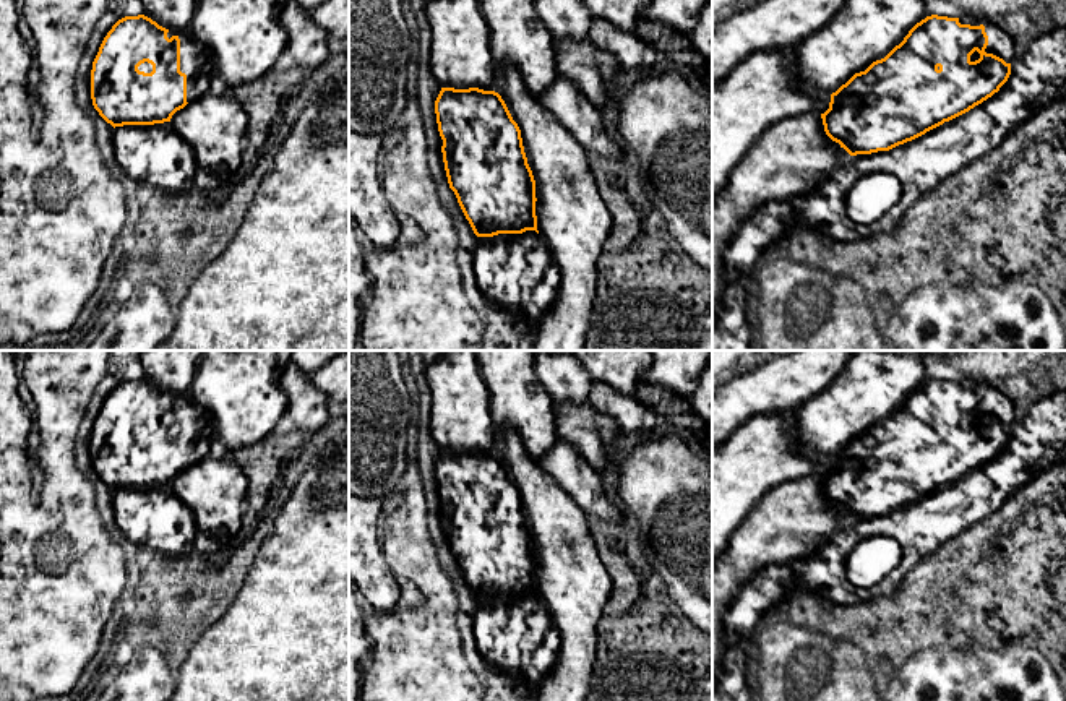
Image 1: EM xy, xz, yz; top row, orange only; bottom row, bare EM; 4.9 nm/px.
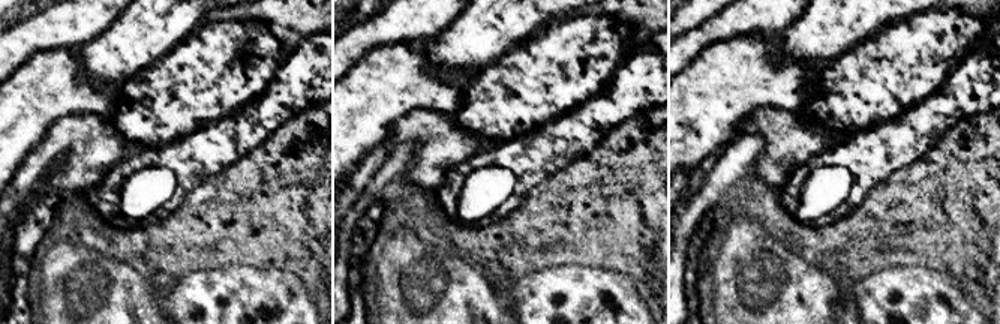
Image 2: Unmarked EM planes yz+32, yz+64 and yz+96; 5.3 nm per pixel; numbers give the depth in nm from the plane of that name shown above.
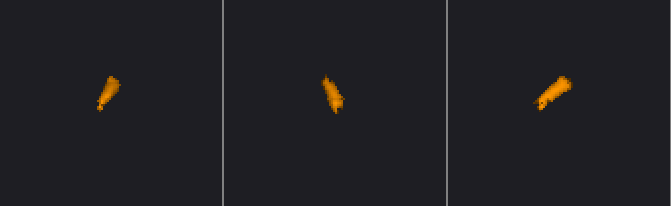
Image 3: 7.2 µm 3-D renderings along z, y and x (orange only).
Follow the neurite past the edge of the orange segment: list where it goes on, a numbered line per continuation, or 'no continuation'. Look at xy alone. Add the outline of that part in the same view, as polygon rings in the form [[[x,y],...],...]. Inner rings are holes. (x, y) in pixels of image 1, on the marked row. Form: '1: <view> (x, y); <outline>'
1: xy (197, 62); [[[188,29],[167,32],[167,37],[180,39],[180,71],[187,75],[187,102],[193,102],[208,94],[214,76],[214,58],[211,50],[196,41]]]

